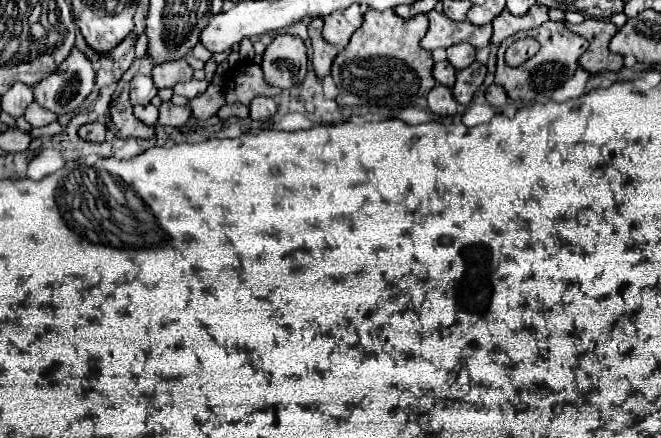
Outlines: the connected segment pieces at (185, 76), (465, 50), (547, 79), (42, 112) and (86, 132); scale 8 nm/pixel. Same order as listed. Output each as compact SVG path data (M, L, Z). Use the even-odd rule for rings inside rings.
M171 60L153 68L153 82L157 88L173 88L177 82L191 80L193 68L185 60Z
M461 42L457 46L449 46L447 48L447 60L453 64L453 68L463 70L465 66L469 66L475 60L475 48L467 42Z
M547 20L545 24L541 24L541 28L535 28L535 30L529 30L529 32L517 32L513 36L509 36L501 46L499 46L499 52L497 52L497 72L495 72L495 84L503 86L507 96L511 100L527 100L527 102L533 102L533 100L549 100L551 94L563 86L575 72L575 68L579 66L577 60L579 56L585 52L587 48L587 42L583 40L583 36L571 32L567 26L565 26L565 20L559 20L559 22L553 22L553 20ZM525 36L531 36L535 38L539 44L541 44L541 50L529 58L525 64L517 66L517 68L511 68L505 64L503 60L503 54L505 50L519 38L525 38Z
M37 102L29 104L29 108L25 110L25 120L33 126L33 128L39 128L39 126L47 126L49 122L57 120L57 116L45 108L41 108Z
M89 122L79 128L79 136L89 142L103 142L105 140L105 124L103 122Z

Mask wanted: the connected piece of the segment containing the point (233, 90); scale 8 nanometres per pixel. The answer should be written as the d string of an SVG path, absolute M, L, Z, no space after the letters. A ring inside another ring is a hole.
M249 62L249 64L241 64L233 70L227 72L225 76L225 82L223 82L223 88L225 88L225 100L229 104L233 102L241 102L241 104L251 104L251 100L255 96L279 96L281 90L269 86L265 80L263 80L263 72L261 72L261 66L255 64L255 62Z

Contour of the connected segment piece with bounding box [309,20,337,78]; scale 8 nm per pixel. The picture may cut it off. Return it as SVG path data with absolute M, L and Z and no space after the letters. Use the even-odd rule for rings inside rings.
M311 20L309 22L309 38L313 44L313 68L315 74L319 78L325 78L331 70L331 62L337 54L337 48L333 44L329 44L323 36L321 36L321 26L323 20Z

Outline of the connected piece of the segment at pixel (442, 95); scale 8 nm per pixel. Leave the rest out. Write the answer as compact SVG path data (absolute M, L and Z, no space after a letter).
M437 84L429 96L427 96L427 102L429 102L429 110L433 114L439 114L439 116L455 116L457 114L457 100L453 98L451 90L443 84Z

